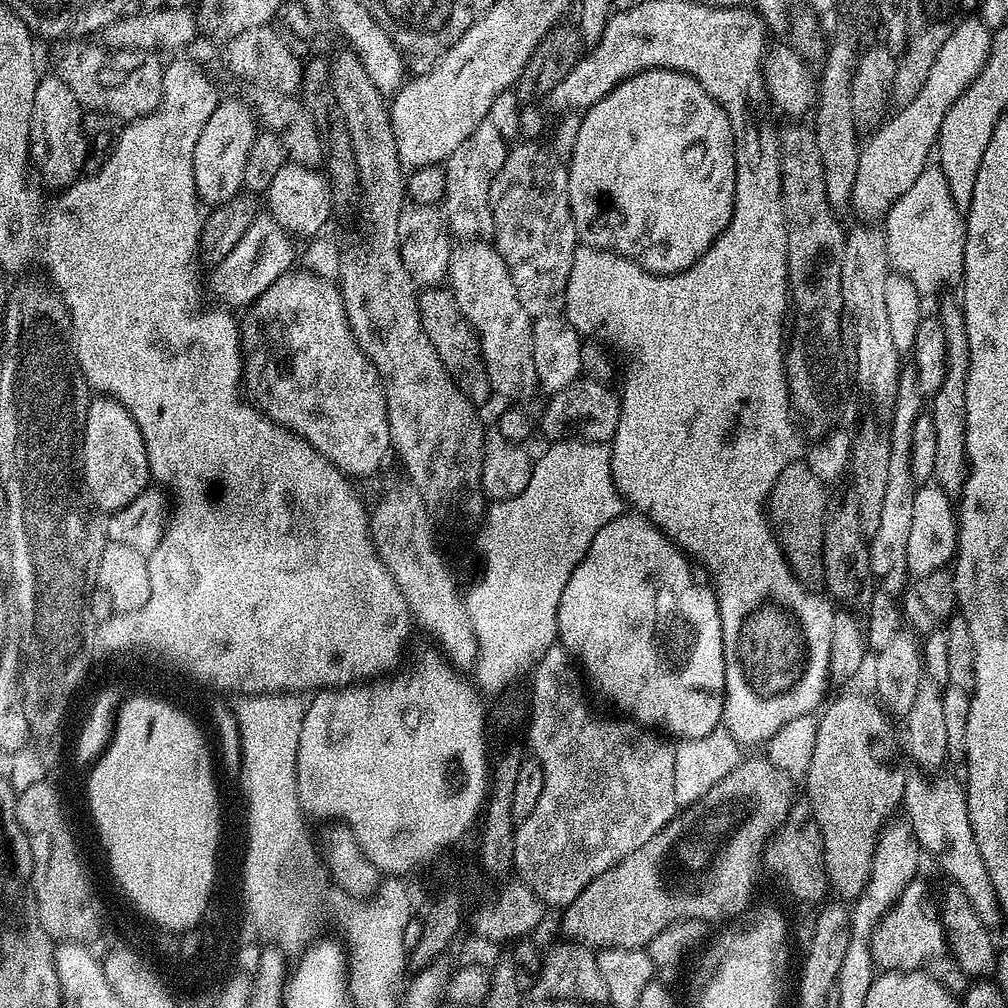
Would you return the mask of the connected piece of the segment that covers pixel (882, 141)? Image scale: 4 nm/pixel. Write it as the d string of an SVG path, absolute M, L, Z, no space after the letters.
M979 18L961 20L958 30L946 38L942 50L938 50L938 58L934 58L934 67L926 77L922 90L914 94L909 104L887 117L867 137L861 147L858 162L858 173L854 180L851 209L864 216L866 220L879 219L891 207L892 203L904 194L917 181L924 168L930 164L928 155L933 155L936 139L942 130L942 118L946 118L946 110L954 106L954 102L974 82L974 78L982 70L986 58L990 54L992 32Z

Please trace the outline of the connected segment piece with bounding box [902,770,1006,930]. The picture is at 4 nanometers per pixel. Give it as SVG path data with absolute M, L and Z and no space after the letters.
M920 770L909 771L904 777L903 815L912 825L921 849L936 859L936 864L949 876L951 883L970 898L970 906L974 906L974 914L982 918L989 930L996 930L1006 913L1000 909L998 894L990 882L990 874L986 870L986 862L982 862L982 854L978 850L978 842L974 842L974 830L970 826L968 813L968 794L963 783L960 784L952 776L936 774L933 780L927 780Z

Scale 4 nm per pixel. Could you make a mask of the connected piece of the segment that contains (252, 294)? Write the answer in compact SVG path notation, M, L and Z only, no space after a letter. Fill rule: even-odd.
M262 210L254 218L250 230L242 234L242 242L238 242L238 246L234 246L234 250L230 250L230 254L226 254L226 258L222 258L222 262L211 269L211 295L213 292L220 299L217 301L229 309L247 309L267 288L274 286L274 282L278 282L282 274L293 271L292 259L295 256L297 259L298 248L296 252L292 244L295 243L288 231L278 226L271 212Z

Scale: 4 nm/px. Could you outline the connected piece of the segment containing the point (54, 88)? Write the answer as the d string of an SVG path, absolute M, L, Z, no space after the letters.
M58 74L41 75L34 90L34 106L30 118L28 155L31 167L44 179L52 190L68 190L84 172L84 161L88 159L88 139L84 136L84 112L70 86Z

